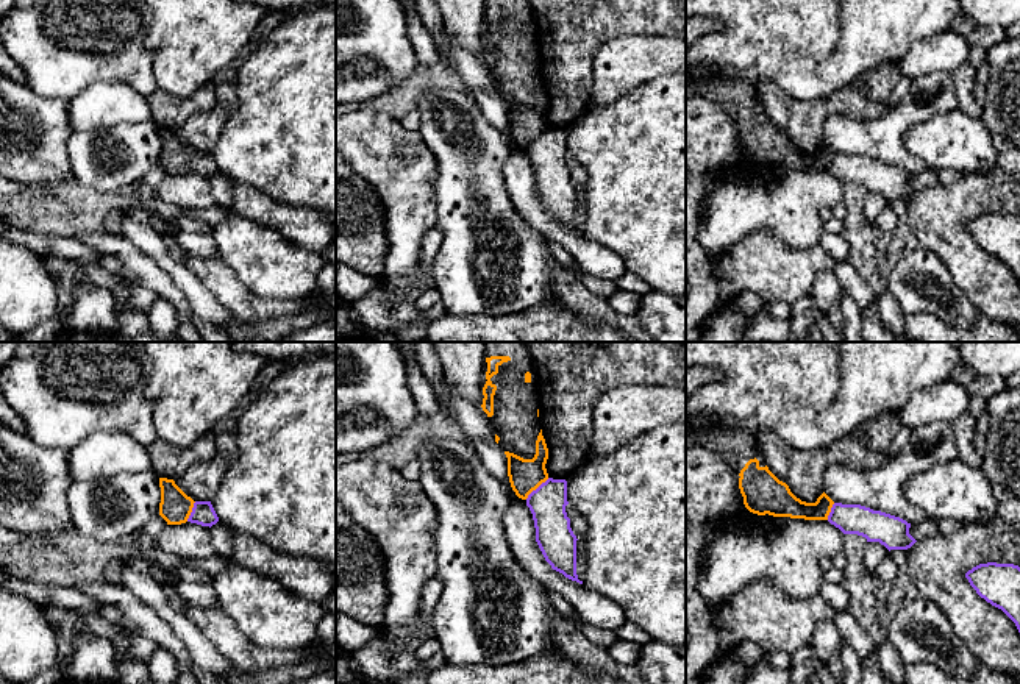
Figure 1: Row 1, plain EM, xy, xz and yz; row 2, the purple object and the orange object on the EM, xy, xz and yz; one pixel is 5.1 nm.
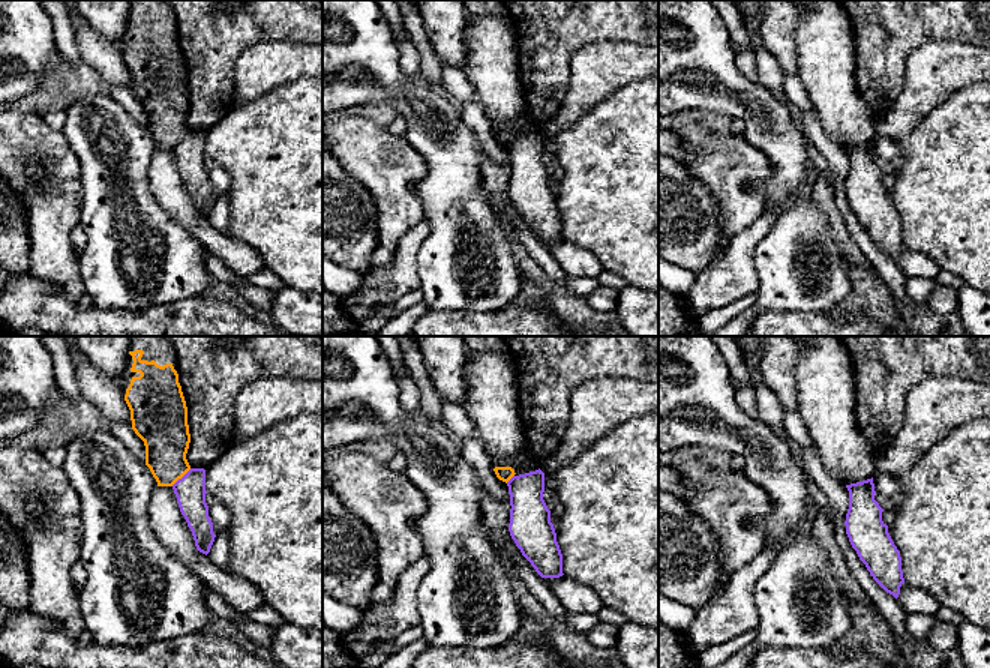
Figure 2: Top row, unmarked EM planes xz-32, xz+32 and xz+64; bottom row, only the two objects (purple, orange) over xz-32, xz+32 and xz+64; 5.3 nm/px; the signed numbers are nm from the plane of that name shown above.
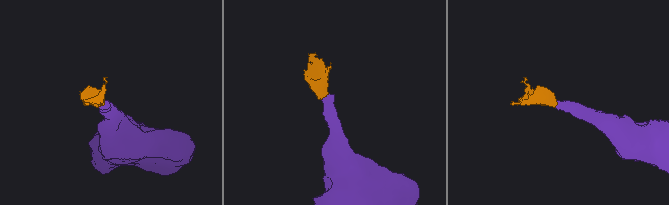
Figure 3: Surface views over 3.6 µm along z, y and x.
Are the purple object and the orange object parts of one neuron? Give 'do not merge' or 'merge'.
do not merge

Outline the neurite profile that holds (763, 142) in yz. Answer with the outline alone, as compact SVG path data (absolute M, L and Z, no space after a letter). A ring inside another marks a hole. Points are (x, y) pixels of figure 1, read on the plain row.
M739 72L697 77L690 80L690 95L719 102L737 120L739 139L750 162L828 170L834 151L825 142L815 153L801 151L769 120L756 91L756 77Z

